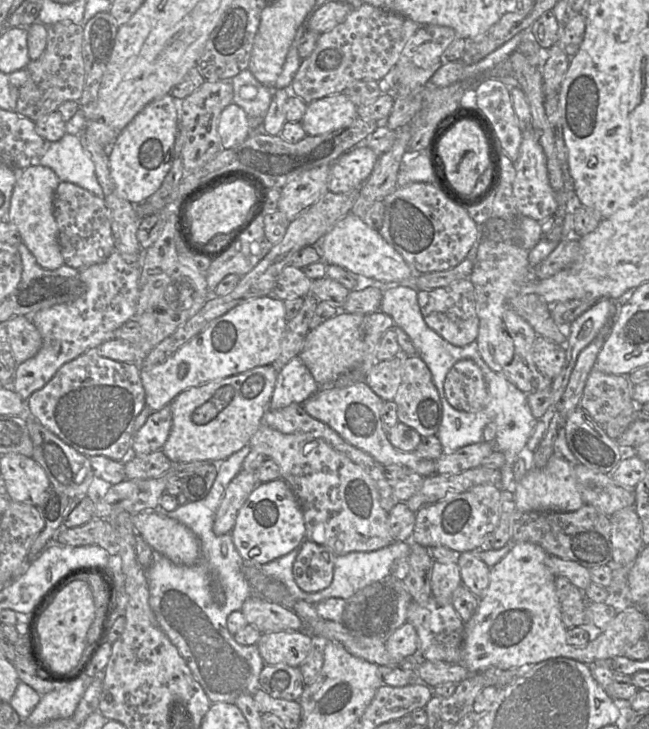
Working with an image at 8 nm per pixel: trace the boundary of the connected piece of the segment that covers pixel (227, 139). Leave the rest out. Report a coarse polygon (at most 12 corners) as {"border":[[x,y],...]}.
{"border":[[230,103],[217,129],[223,148],[235,147],[250,135],[249,117]]}

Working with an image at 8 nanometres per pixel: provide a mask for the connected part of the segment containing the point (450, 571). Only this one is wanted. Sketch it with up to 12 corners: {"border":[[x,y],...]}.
{"border":[[434,561],[431,576],[433,598],[449,605],[462,585],[459,566]]}

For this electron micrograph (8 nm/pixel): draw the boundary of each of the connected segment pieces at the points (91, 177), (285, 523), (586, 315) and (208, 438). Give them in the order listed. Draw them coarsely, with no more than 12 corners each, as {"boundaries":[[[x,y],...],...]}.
{"boundaries":[[[78,135],[49,143],[37,164],[103,198],[94,163]],[[283,479],[260,483],[231,535],[245,566],[262,566],[306,539]],[[599,300],[570,324],[566,362],[552,380],[552,404],[564,393],[580,352],[605,325],[616,301]],[[264,365],[182,391],[161,451],[222,462],[263,424]]]}

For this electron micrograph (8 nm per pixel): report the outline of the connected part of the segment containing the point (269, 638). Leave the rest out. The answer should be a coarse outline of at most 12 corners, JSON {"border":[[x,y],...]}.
{"border":[[305,630],[262,633],[266,665],[299,667],[314,647]]}

